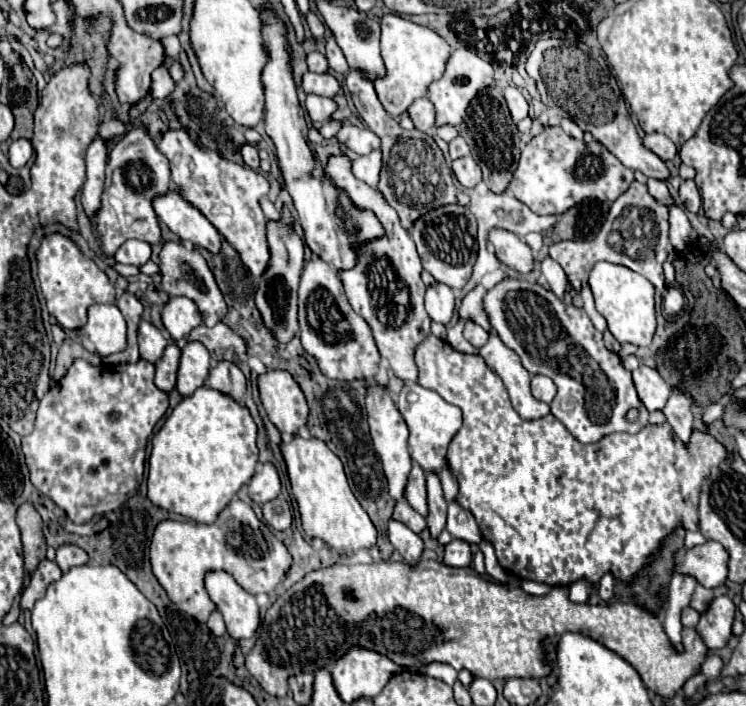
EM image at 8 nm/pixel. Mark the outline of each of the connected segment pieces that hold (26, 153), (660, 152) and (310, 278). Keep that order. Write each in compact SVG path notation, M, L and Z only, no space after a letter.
M29 145L29 149L9 149L9 161L13 167L23 167L33 157L33 153L33 145Z
M661 133L645 135L645 137L643 137L643 145L645 145L649 151L653 151L659 159L663 159L663 161L671 161L671 159L675 159L675 155L677 155L675 143L673 143L669 137L661 135Z
M313 255L305 261L301 283L299 283L299 329L303 349L313 355L319 363L321 373L331 379L351 381L351 379L373 379L379 369L379 351L371 335L369 325L359 317L343 291L343 283L333 265L321 261Z

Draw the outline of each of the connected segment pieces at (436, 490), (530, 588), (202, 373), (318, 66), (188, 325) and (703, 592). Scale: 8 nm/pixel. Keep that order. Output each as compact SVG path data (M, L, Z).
M427 473L427 505L429 505L429 515L427 515L427 529L433 539L439 537L439 533L445 529L445 517L447 517L447 501L443 499L441 483L437 475Z
M523 581L523 583L521 583L521 589L523 589L525 593L529 593L529 595L547 595L547 593L551 591L549 585L537 583L537 581Z
M187 341L181 353L179 361L179 373L177 373L177 391L183 397L193 395L193 391L201 385L205 385L205 379L209 375L211 359L209 351L199 341Z
M319 51L307 53L307 67L309 67L309 71L313 71L313 73L325 73L325 71L329 69L325 55L319 53Z
M171 297L161 311L161 319L173 341L187 337L197 325L201 325L201 313L187 297Z
M697 585L695 593L693 593L693 601L691 601L691 607L695 607L697 611L705 611L711 603L711 599L715 599L717 595L727 595L727 587L721 585L717 589L705 589L701 585Z

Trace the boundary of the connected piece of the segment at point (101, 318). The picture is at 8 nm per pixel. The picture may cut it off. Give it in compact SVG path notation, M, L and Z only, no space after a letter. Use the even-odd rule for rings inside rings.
M91 305L89 321L79 331L81 345L97 353L99 357L109 357L111 353L121 353L127 345L125 319L117 305Z

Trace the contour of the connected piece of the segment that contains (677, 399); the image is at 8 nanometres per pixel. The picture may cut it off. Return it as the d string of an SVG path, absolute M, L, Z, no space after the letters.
M673 389L667 405L663 407L663 413L665 413L669 425L673 427L673 431L677 433L677 437L683 443L689 441L691 427L693 427L691 407L693 407L693 401L689 401L689 397L685 397L685 393L681 393L679 389Z

